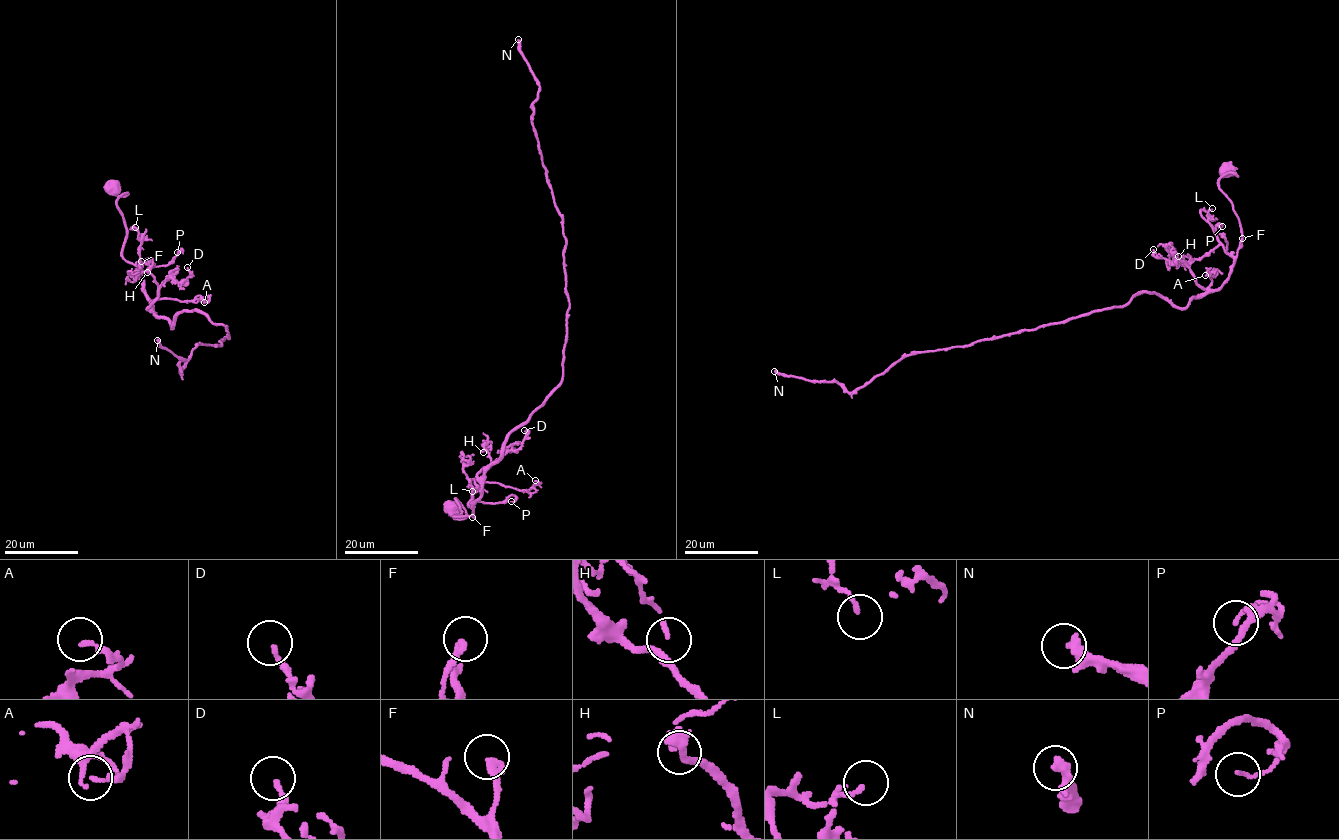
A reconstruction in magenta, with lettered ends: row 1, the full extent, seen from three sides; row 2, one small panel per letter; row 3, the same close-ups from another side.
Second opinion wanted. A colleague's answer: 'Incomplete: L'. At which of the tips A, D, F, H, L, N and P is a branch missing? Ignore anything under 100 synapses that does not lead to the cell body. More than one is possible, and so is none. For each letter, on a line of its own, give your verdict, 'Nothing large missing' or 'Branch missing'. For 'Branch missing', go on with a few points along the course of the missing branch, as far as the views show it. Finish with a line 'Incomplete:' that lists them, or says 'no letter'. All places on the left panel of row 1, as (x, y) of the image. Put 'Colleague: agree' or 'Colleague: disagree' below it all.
A: Nothing large missing
D: Nothing large missing
F: Nothing large missing
H: Nothing large missing
L: Nothing large missing
N: Branch missing. Course of what is missing: (157, 340), (135, 300), (112, 228), (116, 172), (104, 75), (128, 64), (107, 62), (128, 20), (96, 32)
P: Nothing large missing
Incomplete: N
Colleague: disagree

